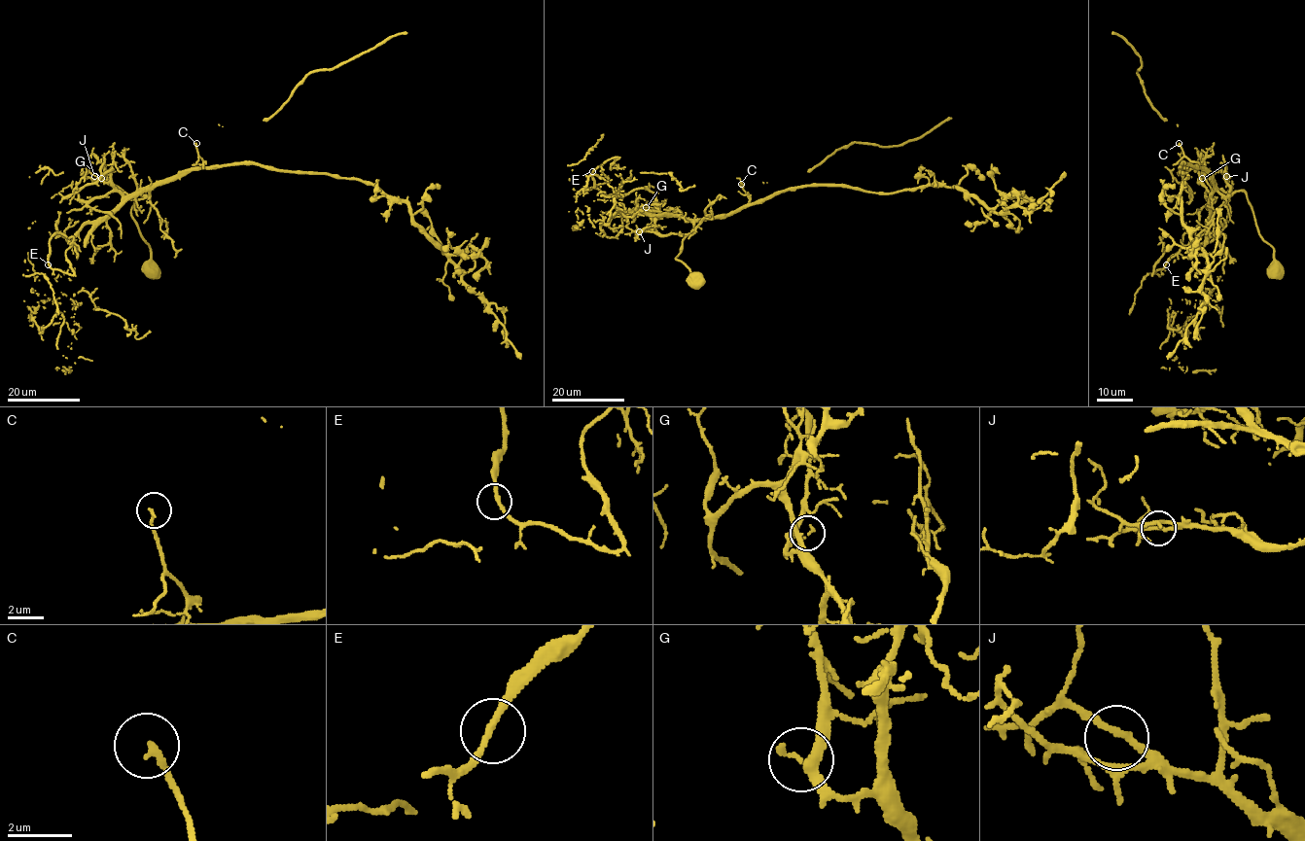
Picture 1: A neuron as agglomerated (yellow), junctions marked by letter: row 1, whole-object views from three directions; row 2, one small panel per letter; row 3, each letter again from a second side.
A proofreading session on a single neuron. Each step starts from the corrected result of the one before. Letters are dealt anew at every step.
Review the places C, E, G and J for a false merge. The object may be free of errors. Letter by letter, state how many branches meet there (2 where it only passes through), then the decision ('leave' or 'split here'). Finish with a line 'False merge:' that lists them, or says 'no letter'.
C: 1 branches meet; leave
E: 2 branches meet; leave
G: 1 branches meet; split here
J: 2 branches meet; leave
False merge: G

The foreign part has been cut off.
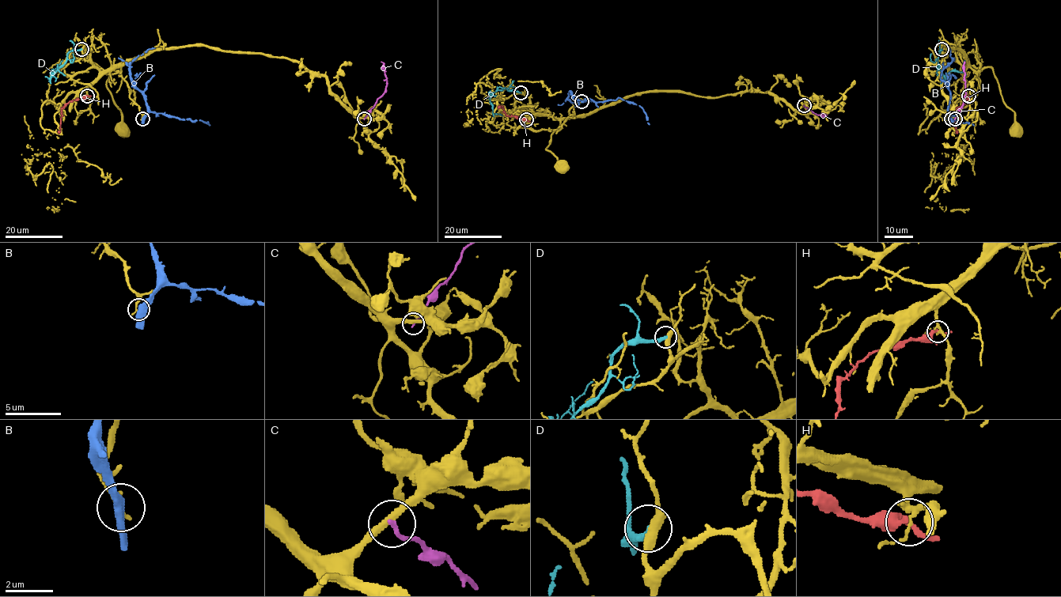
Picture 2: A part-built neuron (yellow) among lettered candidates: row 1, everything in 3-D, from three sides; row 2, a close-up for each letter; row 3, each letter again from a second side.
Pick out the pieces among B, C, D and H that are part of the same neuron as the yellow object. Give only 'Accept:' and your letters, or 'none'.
Accept: none

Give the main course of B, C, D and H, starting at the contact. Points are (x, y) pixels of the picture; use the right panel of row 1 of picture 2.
B: (950, 119), (949, 88), (941, 78), (941, 71), (952, 62), (950, 48)
C: (955, 119), (966, 92), (964, 62)
D: (942, 49), (937, 63), (944, 75), (950, 71), (962, 72), (965, 60)
H: (968, 96), (966, 102), (956, 109), (956, 134)

